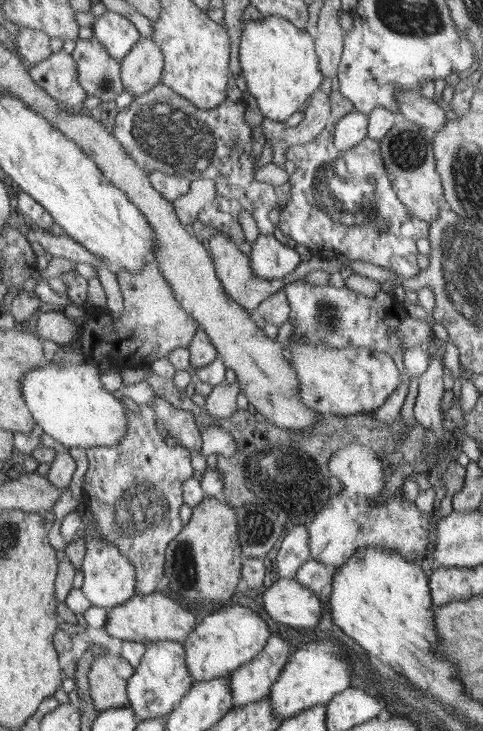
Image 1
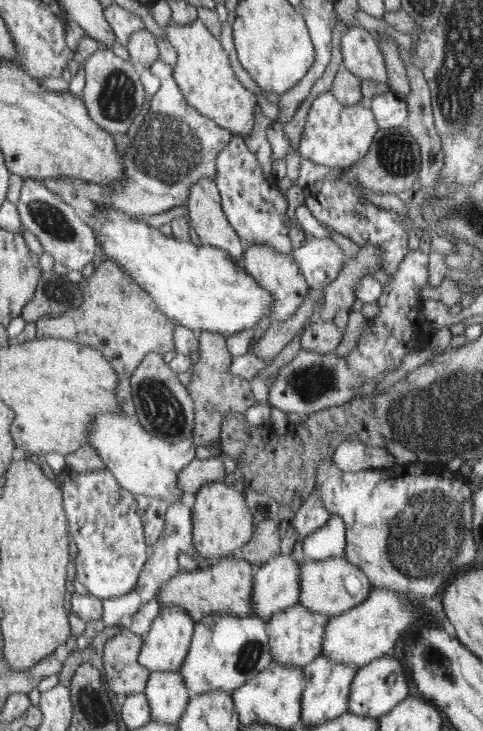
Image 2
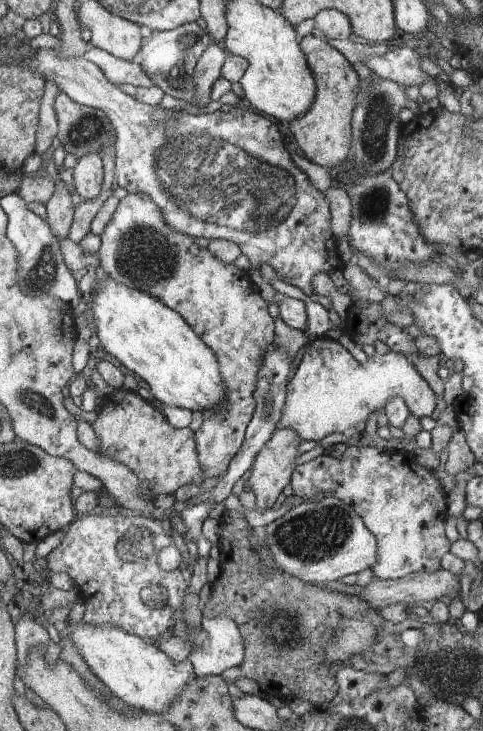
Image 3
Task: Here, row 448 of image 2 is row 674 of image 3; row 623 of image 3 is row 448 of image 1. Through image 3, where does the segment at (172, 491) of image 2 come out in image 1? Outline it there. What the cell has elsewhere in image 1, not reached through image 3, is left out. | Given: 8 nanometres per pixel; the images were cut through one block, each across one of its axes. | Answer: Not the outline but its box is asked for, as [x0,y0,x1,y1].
[22,359,126,448]

